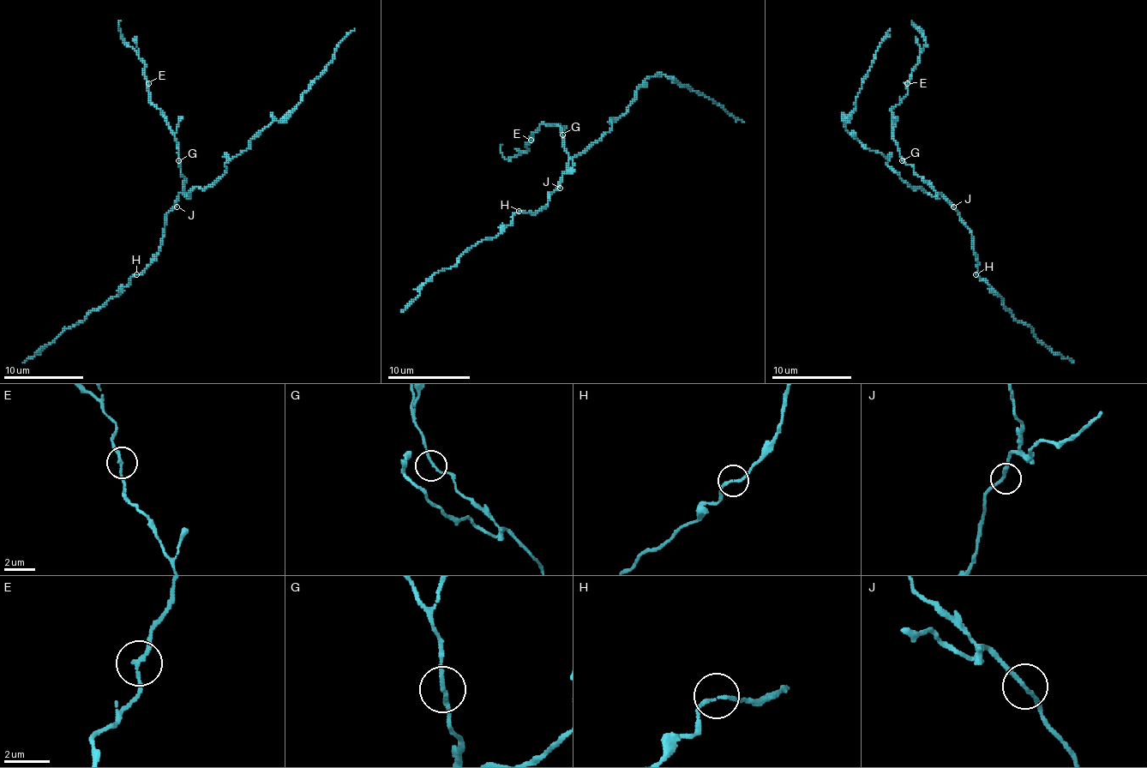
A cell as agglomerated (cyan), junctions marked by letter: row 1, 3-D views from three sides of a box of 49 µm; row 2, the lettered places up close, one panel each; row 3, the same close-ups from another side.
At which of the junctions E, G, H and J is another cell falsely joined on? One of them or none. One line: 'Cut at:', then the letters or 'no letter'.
Cut at: no letter

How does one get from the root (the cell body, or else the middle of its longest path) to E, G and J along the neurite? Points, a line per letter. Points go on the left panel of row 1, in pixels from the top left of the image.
E: (187, 196), (184, 176), (181, 172), (178, 160), (178, 142), (166, 116), (148, 98), (148, 82)
G: (187, 196), (184, 176), (181, 172), (178, 160)
J: (187, 196), (181, 193), (177, 206)

